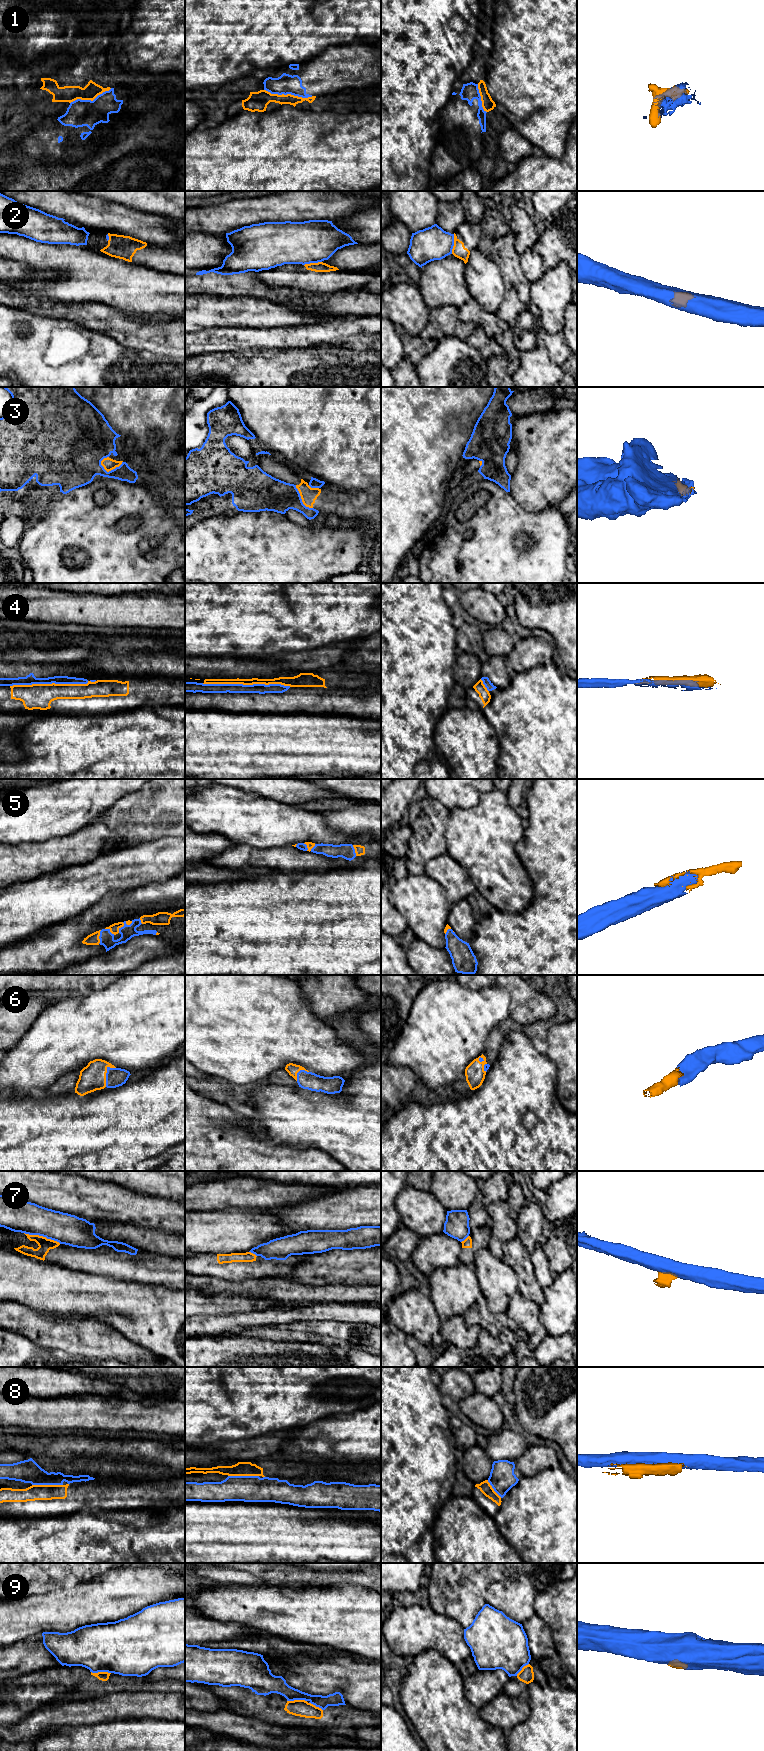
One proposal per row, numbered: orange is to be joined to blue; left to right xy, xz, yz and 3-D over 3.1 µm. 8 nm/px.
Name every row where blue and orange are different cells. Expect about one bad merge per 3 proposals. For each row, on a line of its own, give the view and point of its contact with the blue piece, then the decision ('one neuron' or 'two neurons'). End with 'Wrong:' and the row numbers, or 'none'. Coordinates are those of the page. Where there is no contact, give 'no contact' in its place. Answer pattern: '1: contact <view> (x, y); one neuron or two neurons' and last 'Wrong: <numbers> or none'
1: contact xz (288, 93); two neurons
2: contact yz (453, 244); two neurons
3: contact xy (111, 470); two neurons
4: contact xz (246, 685); one neuron
5: contact xy (124, 924); one neuron
6: contact xy (106, 1073); one neuron
7: contact xy (42, 1235); two neurons
8: contact xy (47, 1484); two neurons
9: contact xy (101, 1671); two neurons
Wrong: 1, 2, 3, 7, 8, 9

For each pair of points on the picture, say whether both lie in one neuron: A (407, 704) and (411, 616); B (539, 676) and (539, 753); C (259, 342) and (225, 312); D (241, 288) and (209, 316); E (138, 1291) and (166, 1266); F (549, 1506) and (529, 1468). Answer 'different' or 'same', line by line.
A: same
B: same
C: different
D: different
E: different
F: different

